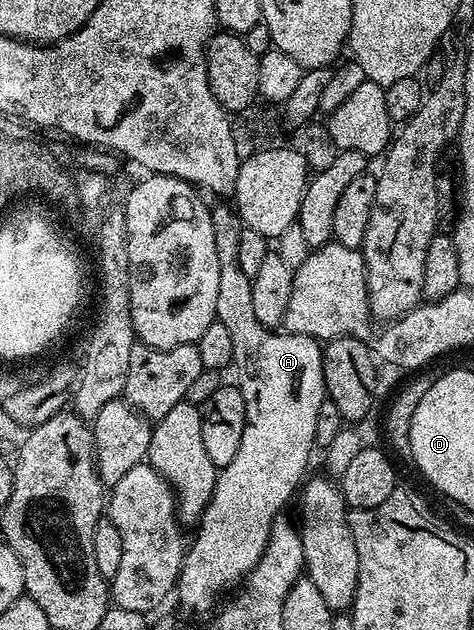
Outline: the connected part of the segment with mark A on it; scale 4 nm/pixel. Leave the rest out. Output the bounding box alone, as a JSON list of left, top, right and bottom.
[177,204,327,611]

